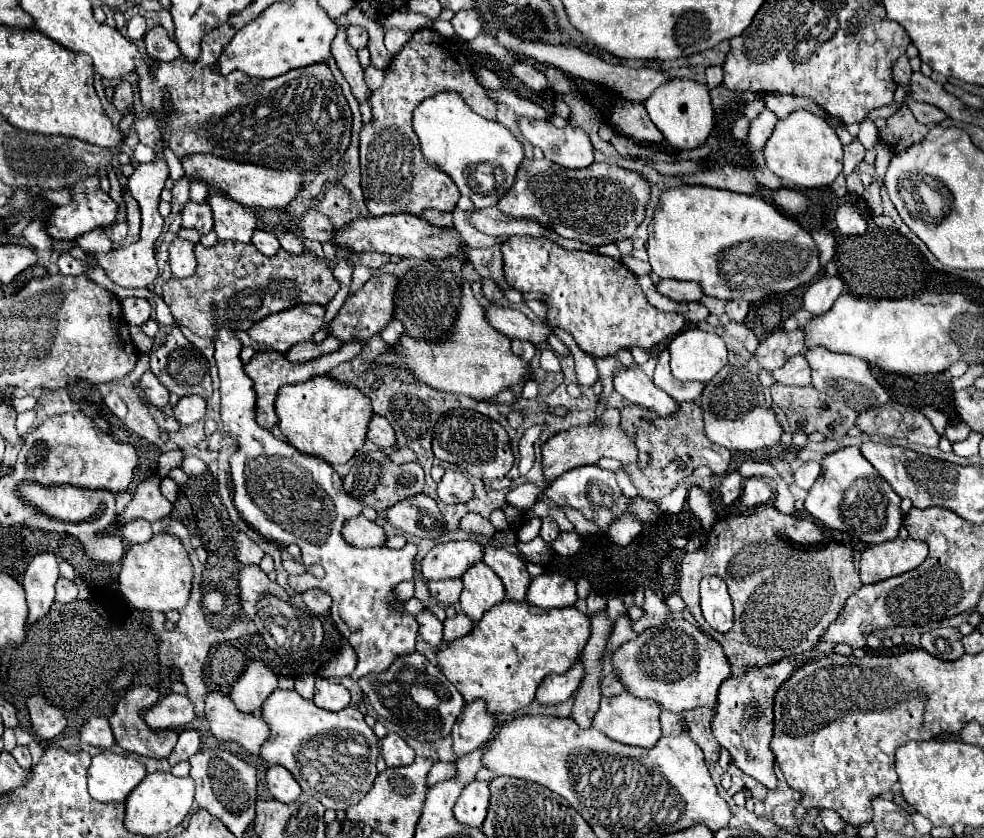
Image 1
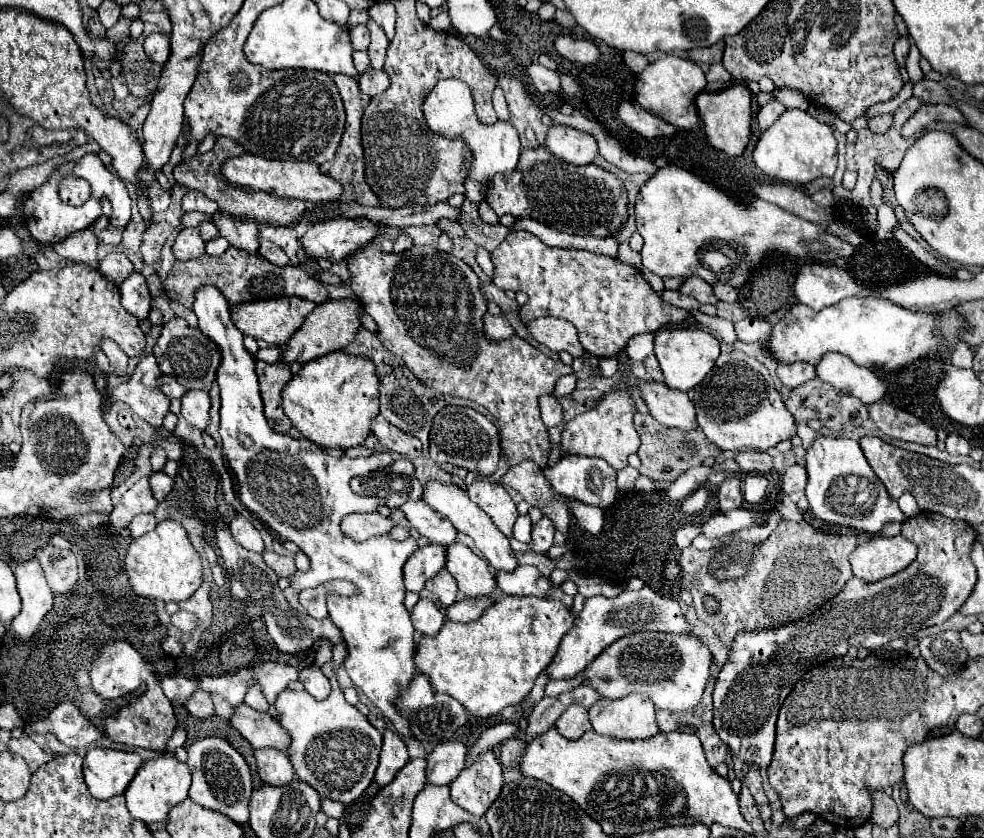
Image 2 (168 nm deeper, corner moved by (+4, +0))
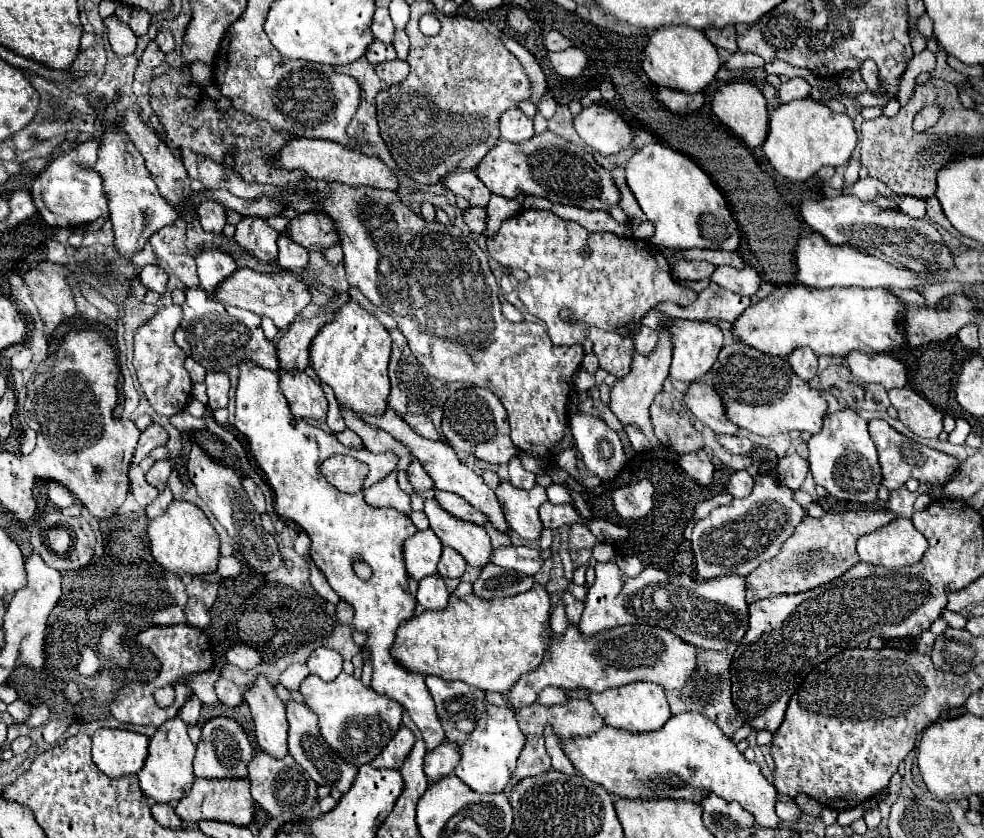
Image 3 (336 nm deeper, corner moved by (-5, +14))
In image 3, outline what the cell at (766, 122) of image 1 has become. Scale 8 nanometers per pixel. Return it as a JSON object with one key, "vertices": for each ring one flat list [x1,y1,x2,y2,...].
{"vertices":[[791,78,785,84,781,84,781,88,779,88,779,100,781,100,781,104,787,104,791,100,809,96,809,92,811,92,811,86,809,86,807,80,803,80,803,78]]}

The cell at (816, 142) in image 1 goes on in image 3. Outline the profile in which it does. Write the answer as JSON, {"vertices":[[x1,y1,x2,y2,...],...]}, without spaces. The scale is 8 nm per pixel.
{"vertices":[[813,98,795,100,789,104,781,104,769,116,769,132,763,142,763,152,775,170,789,178,805,182,817,174,823,166,843,166,849,162,853,150,857,146,857,134,853,120,847,114,831,112,825,104,815,102]]}

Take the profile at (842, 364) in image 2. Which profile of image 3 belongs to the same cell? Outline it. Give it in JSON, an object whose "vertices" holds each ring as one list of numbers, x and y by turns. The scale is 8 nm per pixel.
{"vertices":[[851,352,847,356,849,368,865,382,883,384,887,390,903,388,907,384,907,368,891,354,863,354]]}

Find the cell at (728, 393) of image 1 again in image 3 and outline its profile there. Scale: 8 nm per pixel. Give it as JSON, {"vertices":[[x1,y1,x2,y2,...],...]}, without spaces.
{"vertices":[[735,342,721,348,711,372,713,386,725,402,727,416,739,428,745,428,759,436,773,436,789,430,805,430,817,434,821,430,823,418,827,414,827,400,823,398,821,390,811,388,807,382,803,382,791,370,789,362,785,368,785,358,767,356,755,352,755,348]]}

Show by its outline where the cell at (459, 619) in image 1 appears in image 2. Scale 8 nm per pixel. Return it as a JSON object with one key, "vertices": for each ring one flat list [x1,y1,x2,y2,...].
{"vertices":[[492,596,492,598,484,598,484,600,472,600,472,598,464,598,464,600,458,600,454,602,452,606,448,606,446,610,446,620,450,622,474,622,476,618,482,616,482,612,494,604,498,600,498,596]]}

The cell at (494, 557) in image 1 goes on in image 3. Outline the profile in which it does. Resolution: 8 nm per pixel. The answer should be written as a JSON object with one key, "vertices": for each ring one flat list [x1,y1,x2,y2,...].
{"vertices":[[387,406,387,410,381,414,381,416,369,416,369,414,357,414,365,424,373,426,373,428,379,428,379,430,385,430,387,434,391,434,395,440,399,440,401,444,405,444,411,454,423,464,425,472,431,476,431,480,435,482,435,488,437,490,447,490,447,492,453,492,453,494,459,494,461,498,465,498,469,504,473,504,477,510,485,512,489,516,489,522,499,530,499,532,509,532,509,526,505,524,505,518,501,516,501,506,497,504,497,498,495,498,495,492,483,482,483,478,479,474,475,474,473,470,469,470,465,464,459,462,455,450,447,444,447,442,433,442,433,440,427,440,419,434,415,434,409,424,393,410]]}

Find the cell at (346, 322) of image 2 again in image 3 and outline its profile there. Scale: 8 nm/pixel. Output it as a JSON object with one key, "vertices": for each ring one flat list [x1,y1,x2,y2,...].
{"vertices":[[321,312,309,320,295,320,277,344,279,366,285,372,303,372,309,366,309,346,323,324,333,320,333,312]]}

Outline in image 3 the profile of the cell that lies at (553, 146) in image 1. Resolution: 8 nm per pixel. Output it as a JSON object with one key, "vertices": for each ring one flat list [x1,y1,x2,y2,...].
{"vertices":[[591,104,575,118,579,138,595,152,609,156,631,148,633,128,623,116,605,104]]}

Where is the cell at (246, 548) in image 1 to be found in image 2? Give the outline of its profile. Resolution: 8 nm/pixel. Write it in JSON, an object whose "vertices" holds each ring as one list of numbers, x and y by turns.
{"vertices":[[236,514,230,522,230,532,232,536,236,538,236,542,240,546,244,546,246,550,250,552,258,552,262,554,264,552,264,544,262,544,262,538,260,538,260,532,240,514]]}

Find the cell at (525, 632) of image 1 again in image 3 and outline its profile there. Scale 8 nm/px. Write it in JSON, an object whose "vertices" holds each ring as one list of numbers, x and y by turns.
{"vertices":[[535,584,529,592,511,598,485,600,475,594,469,596,449,596,445,610,425,610,397,628,391,656,409,672,423,676,439,676,443,680,461,680,469,686,481,688,485,692,507,692,525,672,531,672,541,664,543,652,549,646,549,616,551,602,545,586]]}

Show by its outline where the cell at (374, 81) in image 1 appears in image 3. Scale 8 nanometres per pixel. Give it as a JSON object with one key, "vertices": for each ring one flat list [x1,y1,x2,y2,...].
{"vertices":[[391,60,391,62,381,62,375,66,377,70,377,76,387,84,387,86,393,86,393,84,401,84,407,74,409,74,409,64,403,62,403,60]]}

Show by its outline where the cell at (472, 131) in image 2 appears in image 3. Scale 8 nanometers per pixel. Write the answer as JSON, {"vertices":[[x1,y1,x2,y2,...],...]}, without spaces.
{"vertices":[[511,108,501,116,501,138,509,142,523,142,533,136,533,120,527,118,519,108]]}

